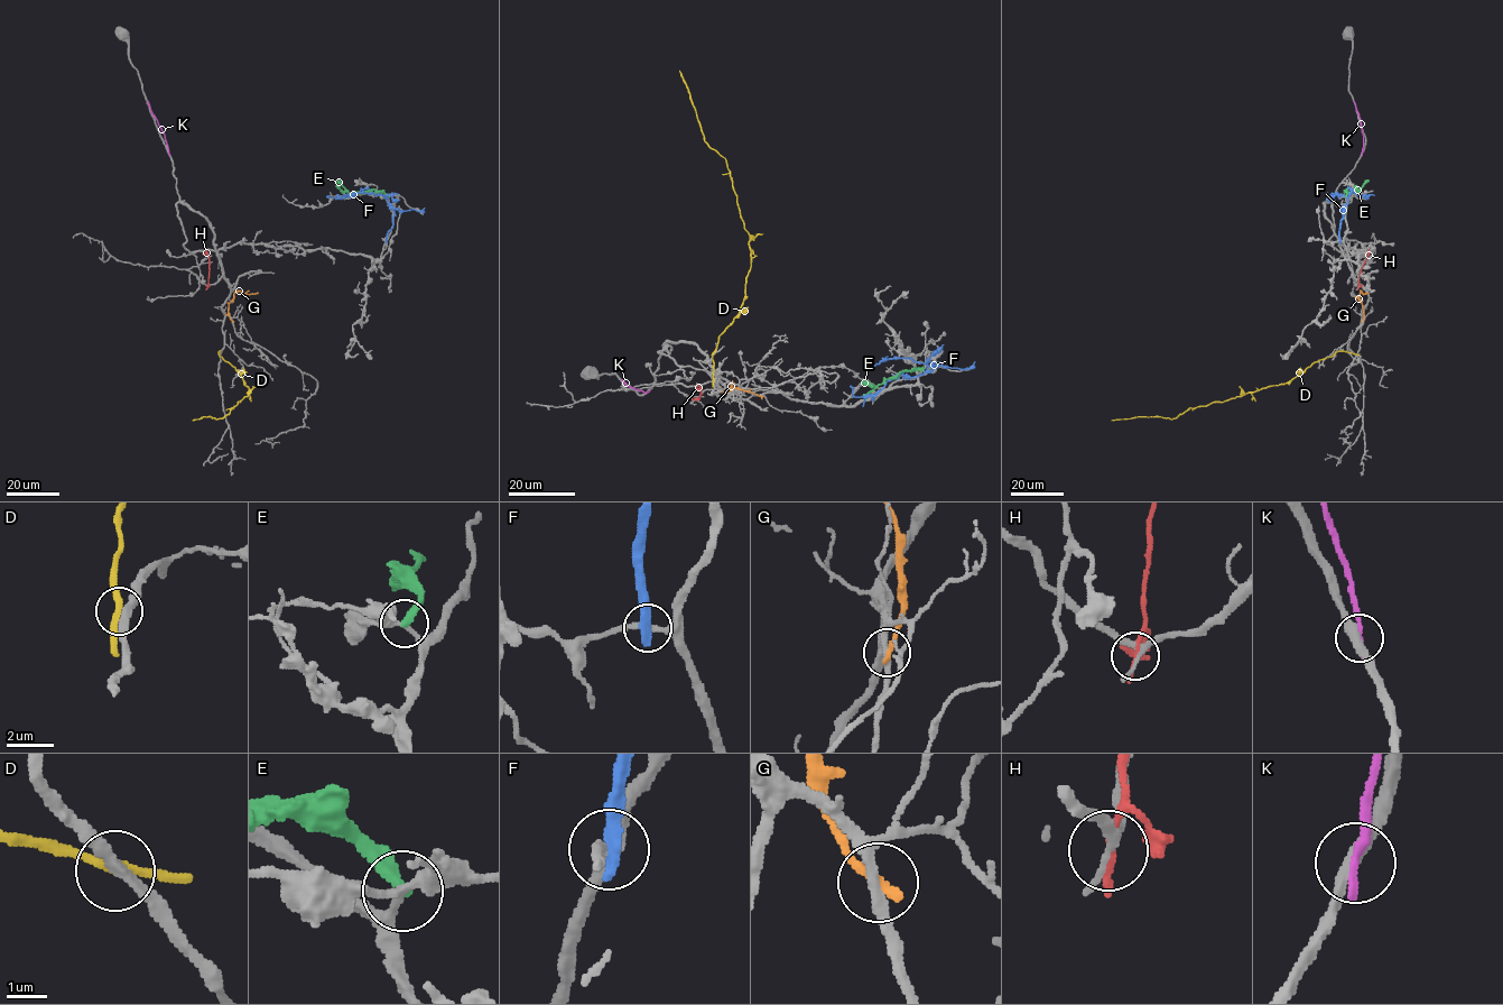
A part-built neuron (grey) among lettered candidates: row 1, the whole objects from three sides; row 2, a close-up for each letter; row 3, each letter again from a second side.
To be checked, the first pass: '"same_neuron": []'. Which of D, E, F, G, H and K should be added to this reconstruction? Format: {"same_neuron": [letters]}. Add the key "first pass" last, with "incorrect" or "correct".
{"same_neuron": [], "first pass": "correct"}

